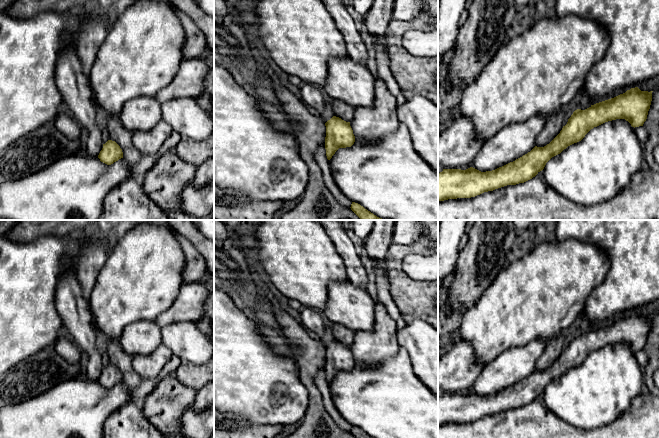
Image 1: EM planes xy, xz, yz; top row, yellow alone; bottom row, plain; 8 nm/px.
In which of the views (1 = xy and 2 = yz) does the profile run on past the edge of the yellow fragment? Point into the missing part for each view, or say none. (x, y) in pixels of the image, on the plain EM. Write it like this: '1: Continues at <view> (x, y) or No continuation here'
1: No continuation here
2: No continuation here

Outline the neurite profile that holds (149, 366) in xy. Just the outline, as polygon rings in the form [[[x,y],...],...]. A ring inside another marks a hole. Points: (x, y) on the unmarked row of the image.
[[[160,344],[148,355],[133,356],[132,365],[142,380],[155,379],[168,363],[172,355],[173,353],[168,347]]]

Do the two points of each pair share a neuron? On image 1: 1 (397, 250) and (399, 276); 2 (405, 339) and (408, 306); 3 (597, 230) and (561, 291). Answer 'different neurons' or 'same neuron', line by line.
1: same neuron
2: different neurons
3: different neurons

